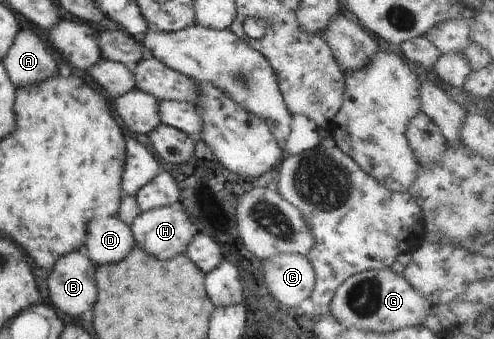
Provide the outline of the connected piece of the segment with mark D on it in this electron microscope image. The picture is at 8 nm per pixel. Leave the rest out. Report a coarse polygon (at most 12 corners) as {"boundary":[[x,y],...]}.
{"boundary":[[117,215],[93,220],[89,258],[95,266],[121,262],[136,244]]}

